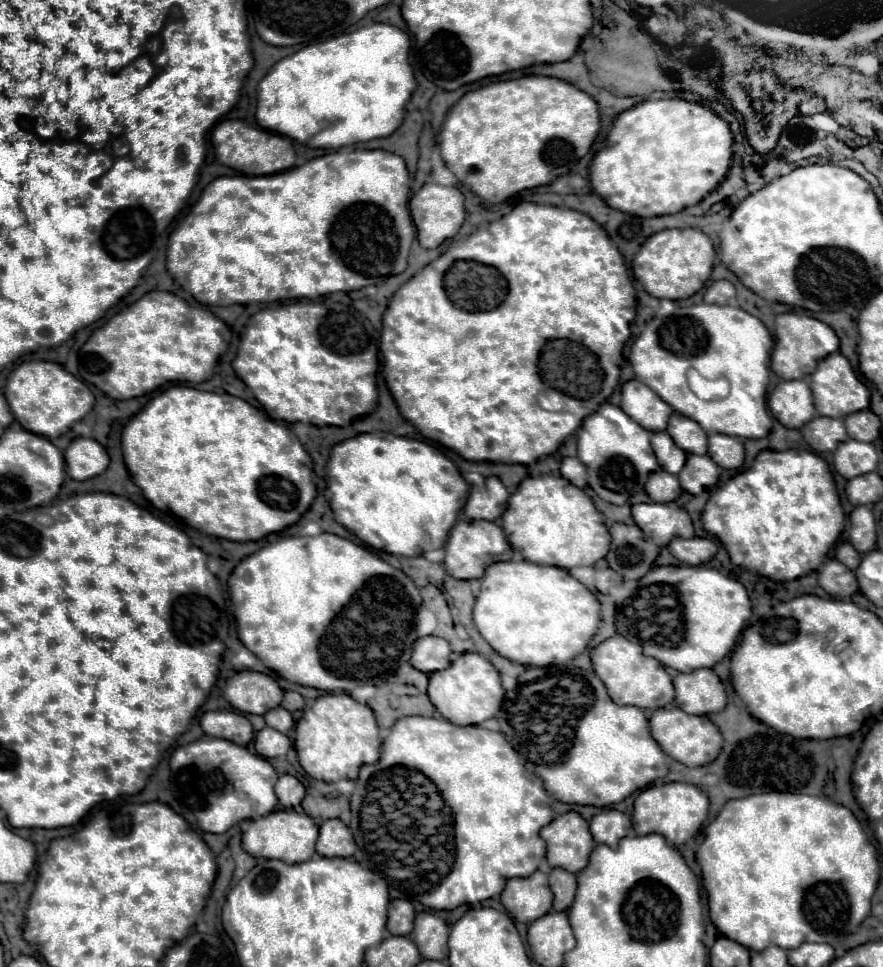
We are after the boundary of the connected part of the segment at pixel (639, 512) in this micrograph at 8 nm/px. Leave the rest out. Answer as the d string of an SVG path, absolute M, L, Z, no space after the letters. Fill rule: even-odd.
M634 504L634 522L658 546L666 546L672 538L694 538L694 526L688 512L680 506L668 504Z

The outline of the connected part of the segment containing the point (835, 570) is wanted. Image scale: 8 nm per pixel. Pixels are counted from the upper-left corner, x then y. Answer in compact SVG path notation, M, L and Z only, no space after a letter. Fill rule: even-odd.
M830 558L822 564L820 586L834 598L852 596L854 592L858 592L858 580L856 580L854 572L834 558Z

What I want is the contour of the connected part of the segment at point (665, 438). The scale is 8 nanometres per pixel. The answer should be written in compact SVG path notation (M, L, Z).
M654 432L652 448L654 448L654 454L656 454L662 470L666 470L670 474L678 474L682 470L682 466L686 462L686 452L682 452L682 448L678 448L674 444L674 440L670 440L668 432Z

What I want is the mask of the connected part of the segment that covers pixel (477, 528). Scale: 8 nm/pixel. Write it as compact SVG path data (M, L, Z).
M462 520L450 530L444 558L444 568L450 576L458 580L472 580L472 578L478 580L484 576L484 570L490 564L508 560L512 560L512 548L504 536L504 530L498 524L486 520Z

